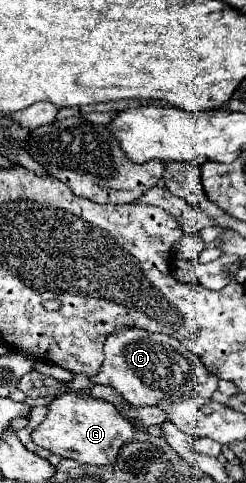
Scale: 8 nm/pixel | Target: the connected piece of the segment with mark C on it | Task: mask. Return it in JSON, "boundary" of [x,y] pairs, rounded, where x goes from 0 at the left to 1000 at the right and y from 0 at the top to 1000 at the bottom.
{"boundary":[[[467,681],[427,706],[427,747],[411,768],[362,781],[370,793],[443,797],[533,839],[638,839],[711,822],[858,822],[882,805],[882,781],[720,702],[589,681]]]}

